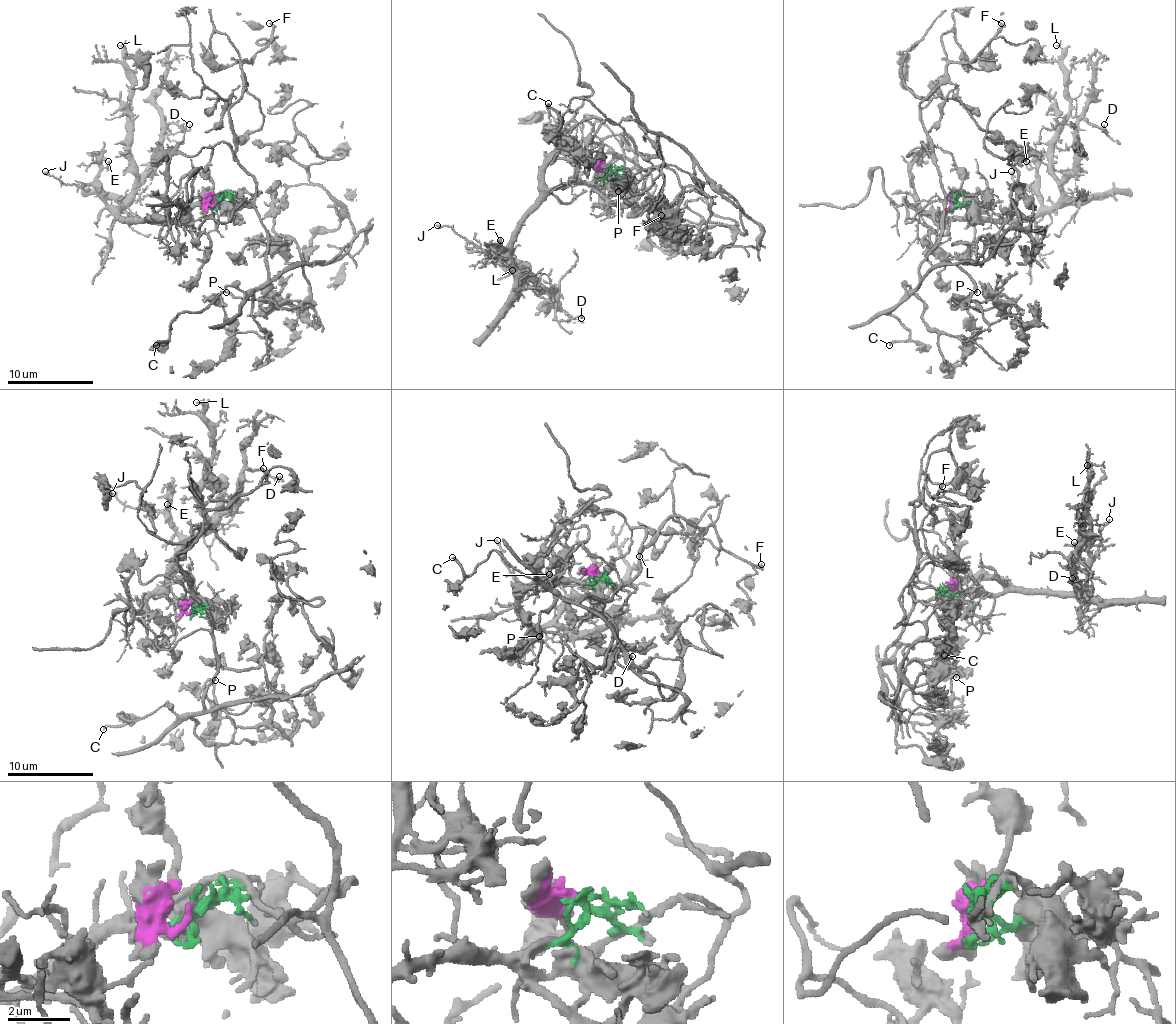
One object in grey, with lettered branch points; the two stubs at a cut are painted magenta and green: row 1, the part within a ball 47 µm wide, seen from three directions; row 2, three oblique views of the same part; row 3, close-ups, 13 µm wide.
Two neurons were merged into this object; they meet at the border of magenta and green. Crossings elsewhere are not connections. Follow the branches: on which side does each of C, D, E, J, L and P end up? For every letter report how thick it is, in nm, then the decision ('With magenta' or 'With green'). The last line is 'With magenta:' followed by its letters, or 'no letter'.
C: Thickness 200 nm. With magenta
D: Thickness 160 nm. With green
E: Thickness 130 nm. With green
J: Thickness 240 nm. With green
L: Thickness 190 nm. With green
P: Thickness 180 nm. With magenta
With magenta: C, P

